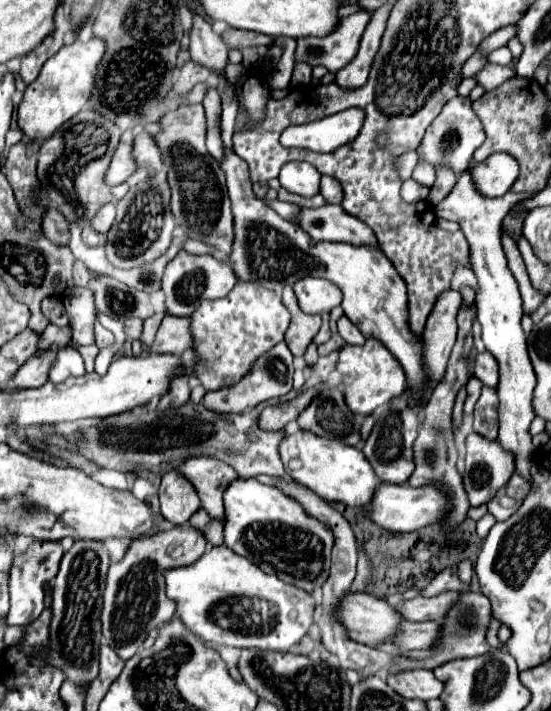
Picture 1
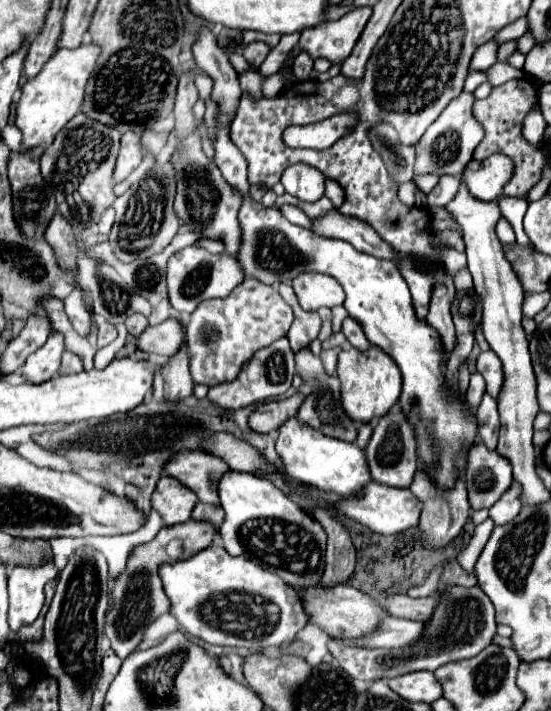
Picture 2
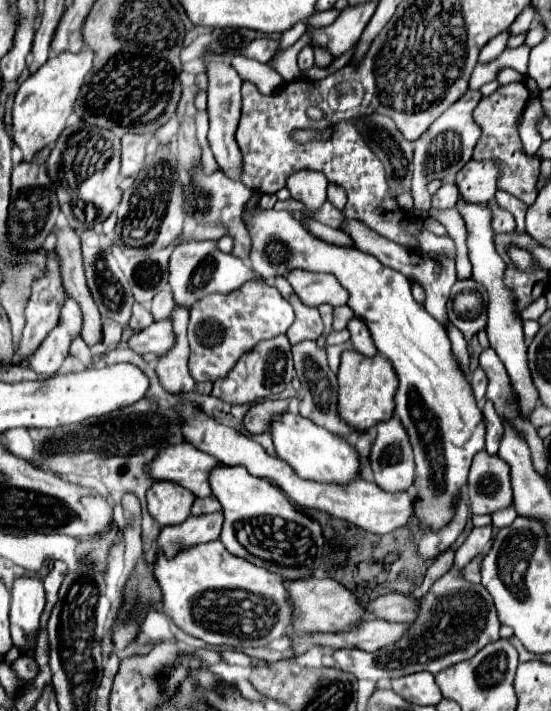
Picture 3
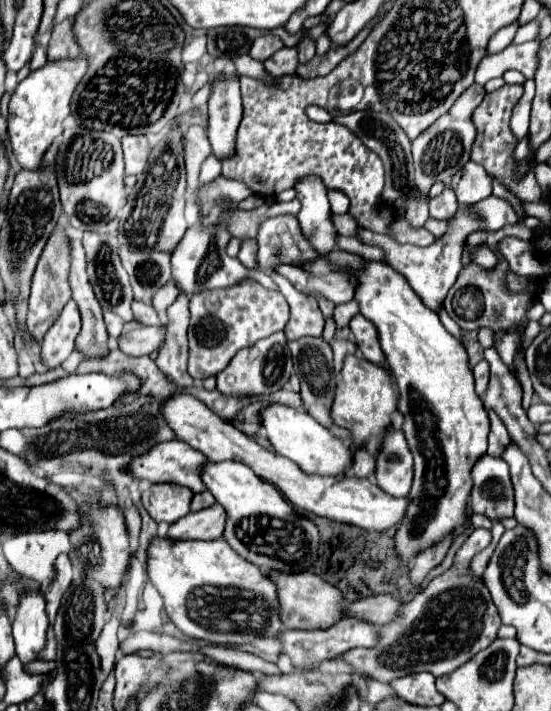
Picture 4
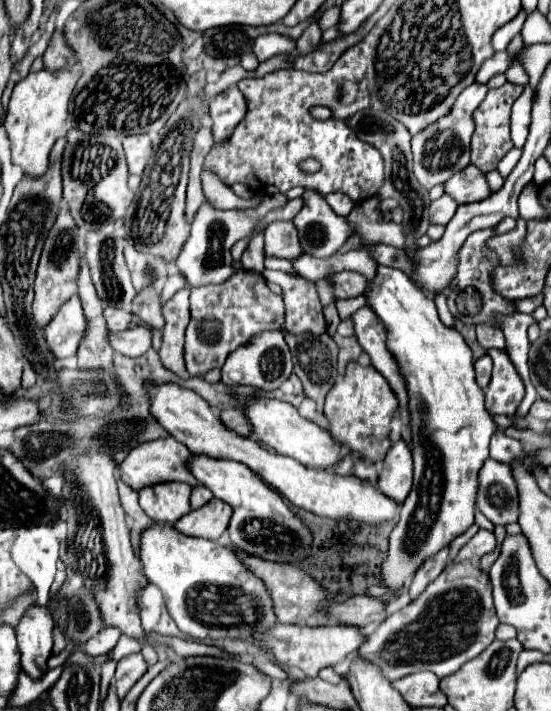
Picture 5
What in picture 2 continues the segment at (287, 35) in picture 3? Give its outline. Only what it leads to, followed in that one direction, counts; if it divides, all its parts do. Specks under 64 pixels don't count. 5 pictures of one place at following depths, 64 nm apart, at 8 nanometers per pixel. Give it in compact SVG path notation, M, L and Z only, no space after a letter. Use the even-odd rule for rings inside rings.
M288 34L288 36L282 36L280 42L270 50L270 54L266 56L266 60L262 62L260 66L260 74L262 76L272 76L280 70L280 66L284 64L284 60L288 58L290 50L296 46L300 34Z

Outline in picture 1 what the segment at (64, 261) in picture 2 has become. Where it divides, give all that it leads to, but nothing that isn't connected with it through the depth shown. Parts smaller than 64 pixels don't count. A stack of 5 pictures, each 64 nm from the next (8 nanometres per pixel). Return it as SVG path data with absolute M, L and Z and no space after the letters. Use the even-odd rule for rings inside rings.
M46 208L42 216L42 230L48 240L54 244L68 244L70 232L68 232L68 220L56 210L56 208Z

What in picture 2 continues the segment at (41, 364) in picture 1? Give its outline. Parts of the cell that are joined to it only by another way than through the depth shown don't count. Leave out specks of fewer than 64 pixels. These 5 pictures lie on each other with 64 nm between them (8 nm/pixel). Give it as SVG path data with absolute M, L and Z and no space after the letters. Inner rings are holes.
M62 334L50 336L42 348L38 348L32 356L28 356L22 368L24 382L42 384L50 380L60 366L62 352L64 352L64 336Z

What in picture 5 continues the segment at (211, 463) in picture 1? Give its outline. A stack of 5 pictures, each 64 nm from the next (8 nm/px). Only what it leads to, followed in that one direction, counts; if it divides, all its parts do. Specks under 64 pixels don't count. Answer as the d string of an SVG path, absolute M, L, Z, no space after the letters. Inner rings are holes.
M172 436L154 440L154 442L146 442L146 444L140 444L130 450L126 460L120 464L120 476L128 486L132 486L136 490L140 490L142 486L152 486L156 482L186 482L194 488L194 486L198 486L198 480L192 476L192 472L188 472L188 460L192 456L194 454Z

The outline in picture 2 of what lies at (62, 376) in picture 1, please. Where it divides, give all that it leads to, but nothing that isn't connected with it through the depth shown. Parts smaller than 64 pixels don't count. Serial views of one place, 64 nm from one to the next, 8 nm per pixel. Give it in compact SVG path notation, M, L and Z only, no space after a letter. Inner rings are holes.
M64 352L64 356L62 356L62 364L60 364L60 368L58 368L58 374L66 376L66 374L82 372L82 370L84 370L84 368L82 368L80 358L78 358L76 354L72 354L72 352Z

